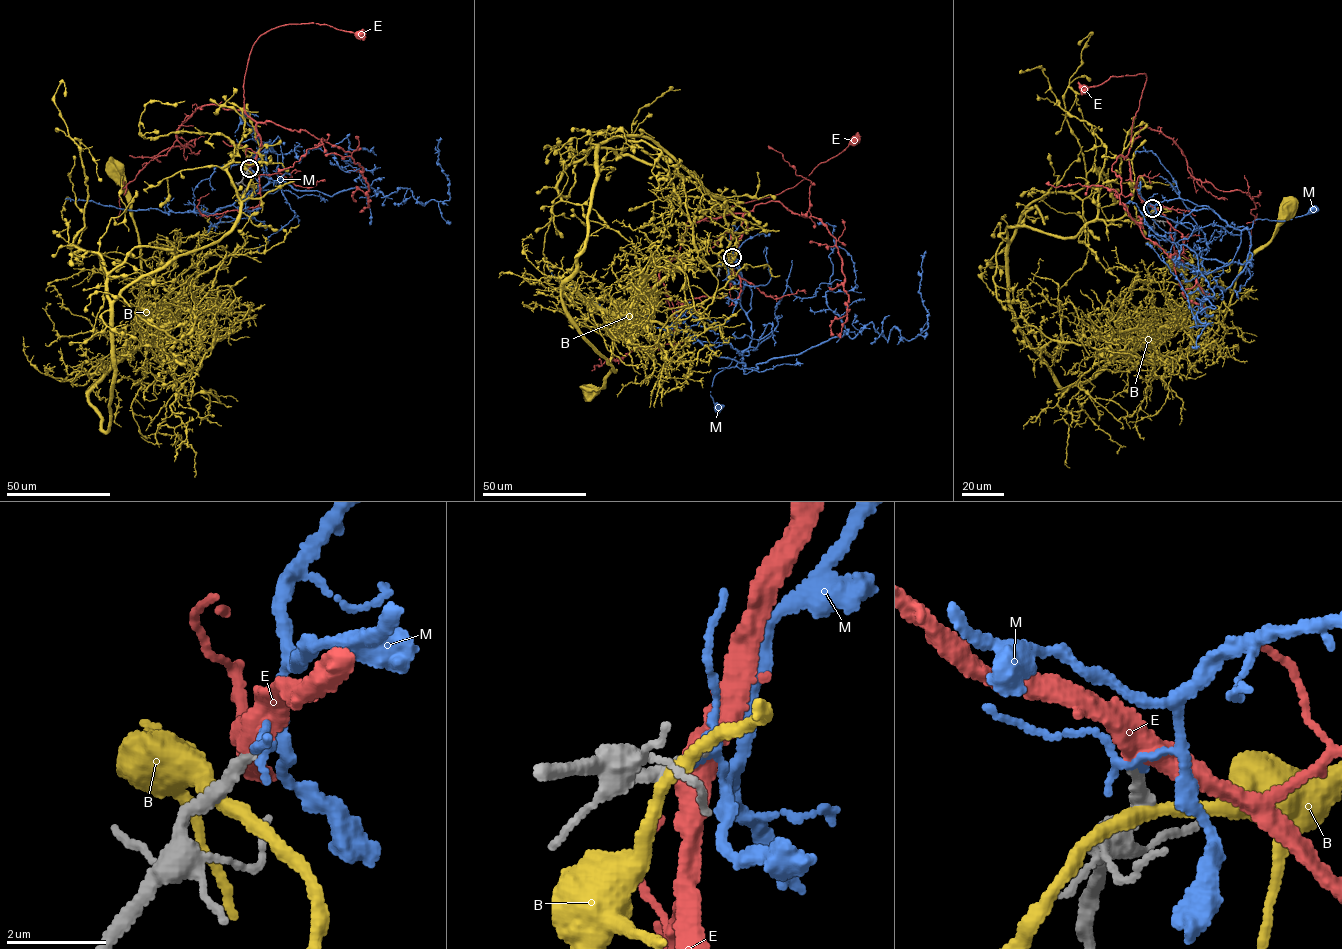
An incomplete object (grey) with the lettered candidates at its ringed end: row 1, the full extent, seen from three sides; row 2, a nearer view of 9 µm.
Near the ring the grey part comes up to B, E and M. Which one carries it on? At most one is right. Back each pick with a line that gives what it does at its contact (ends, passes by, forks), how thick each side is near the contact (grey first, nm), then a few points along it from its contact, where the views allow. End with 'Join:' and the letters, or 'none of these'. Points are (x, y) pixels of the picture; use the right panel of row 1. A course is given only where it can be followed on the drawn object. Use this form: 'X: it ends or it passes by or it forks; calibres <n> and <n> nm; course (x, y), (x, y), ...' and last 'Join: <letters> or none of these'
E: it passes by; calibres 280 and 500 nm; course (1153, 208), (1140, 198), (1131, 177), (1127, 156), (1145, 74), (1112, 76), (1100, 85), (1084, 88)
Join: E

